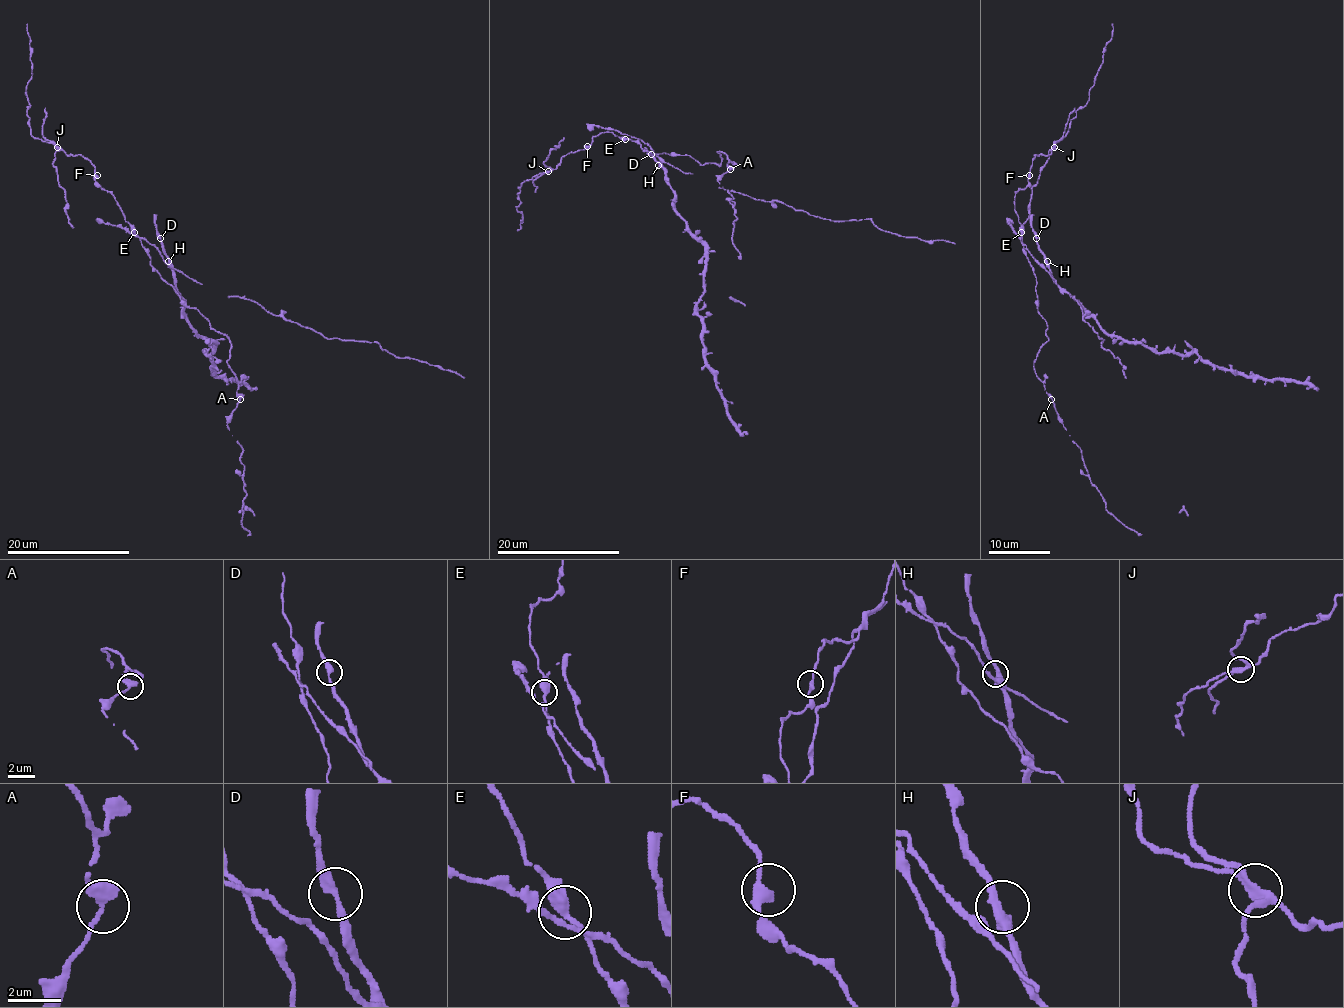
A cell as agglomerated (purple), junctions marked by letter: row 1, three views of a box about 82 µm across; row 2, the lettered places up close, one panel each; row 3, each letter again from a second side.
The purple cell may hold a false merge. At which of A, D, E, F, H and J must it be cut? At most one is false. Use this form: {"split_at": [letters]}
{"split_at": ["J"]}

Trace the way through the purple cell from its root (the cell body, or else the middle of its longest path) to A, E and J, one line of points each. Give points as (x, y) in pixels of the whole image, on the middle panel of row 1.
A: (641, 148), (652, 154), (691, 155), (700, 165), (720, 165), (720, 151), (731, 169)
E: (641, 148), (637, 141), (624, 138)
J: (641, 148), (629, 138), (601, 132), (587, 146), (566, 154), (553, 169), (547, 171)

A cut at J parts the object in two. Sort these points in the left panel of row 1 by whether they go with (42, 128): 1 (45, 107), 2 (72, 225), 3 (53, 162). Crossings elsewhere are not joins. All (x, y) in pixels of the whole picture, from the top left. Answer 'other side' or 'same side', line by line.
1: same side
2: same side
3: same side

